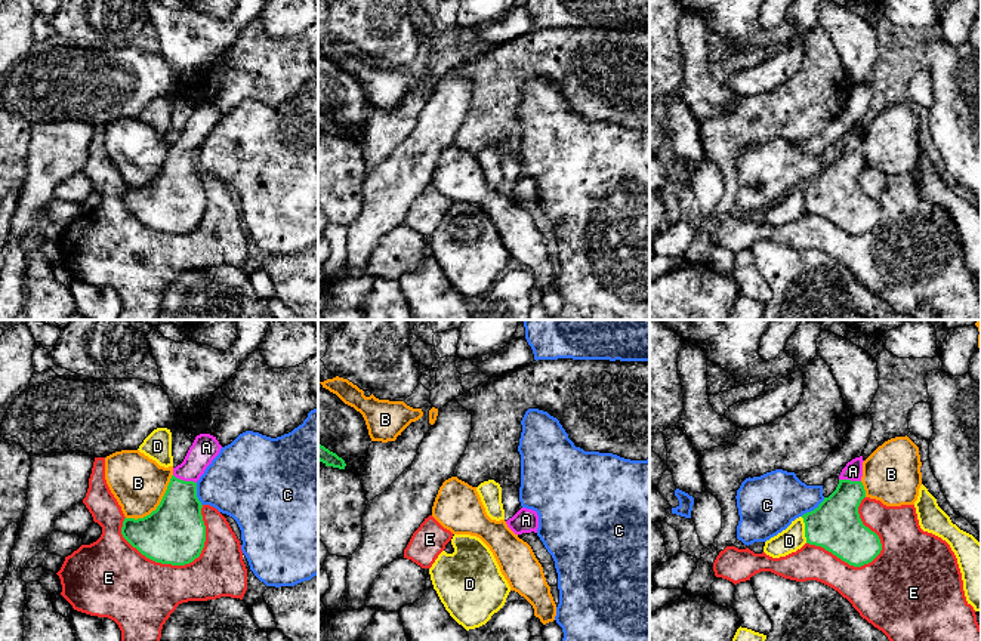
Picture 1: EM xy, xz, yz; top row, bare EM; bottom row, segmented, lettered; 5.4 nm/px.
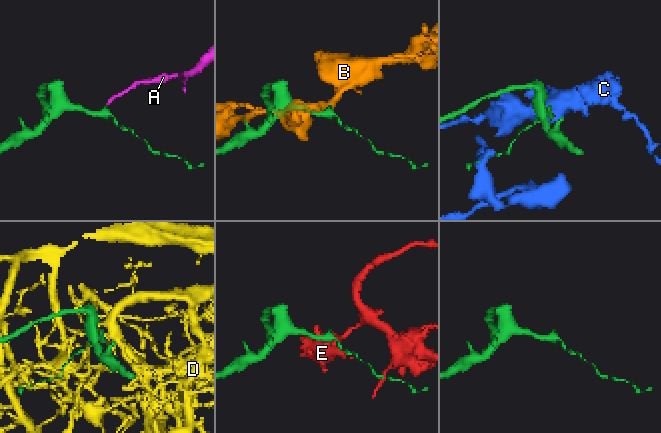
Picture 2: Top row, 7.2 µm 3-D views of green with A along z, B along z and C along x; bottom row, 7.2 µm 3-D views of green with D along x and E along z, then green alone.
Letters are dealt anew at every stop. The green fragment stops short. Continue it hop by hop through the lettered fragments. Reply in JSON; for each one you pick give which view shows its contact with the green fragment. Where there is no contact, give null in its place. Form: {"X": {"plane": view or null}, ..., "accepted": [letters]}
{"A": {"plane": "xy"}, "accepted": ["A"]}

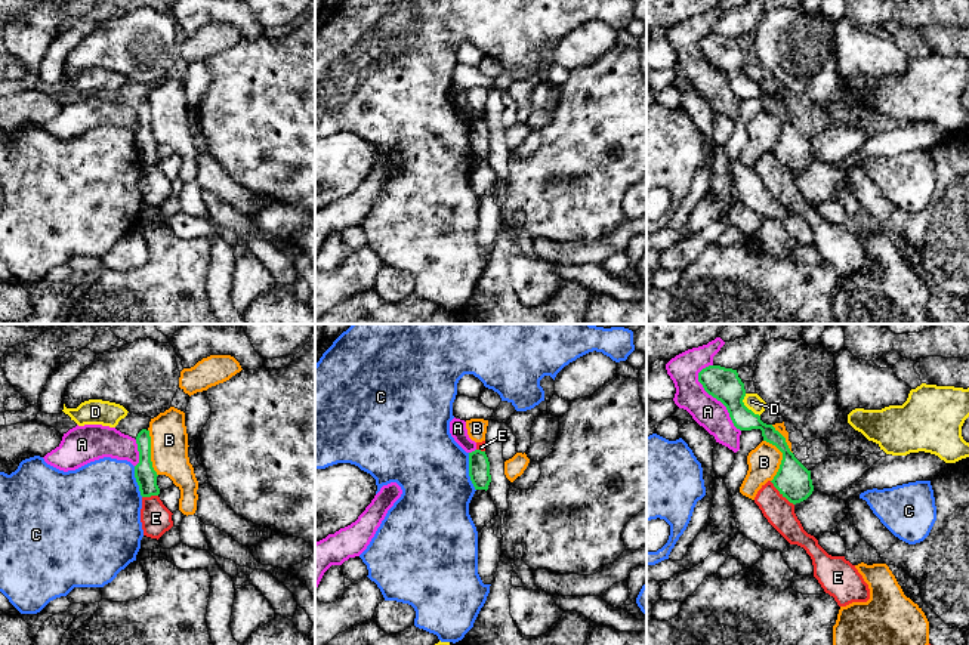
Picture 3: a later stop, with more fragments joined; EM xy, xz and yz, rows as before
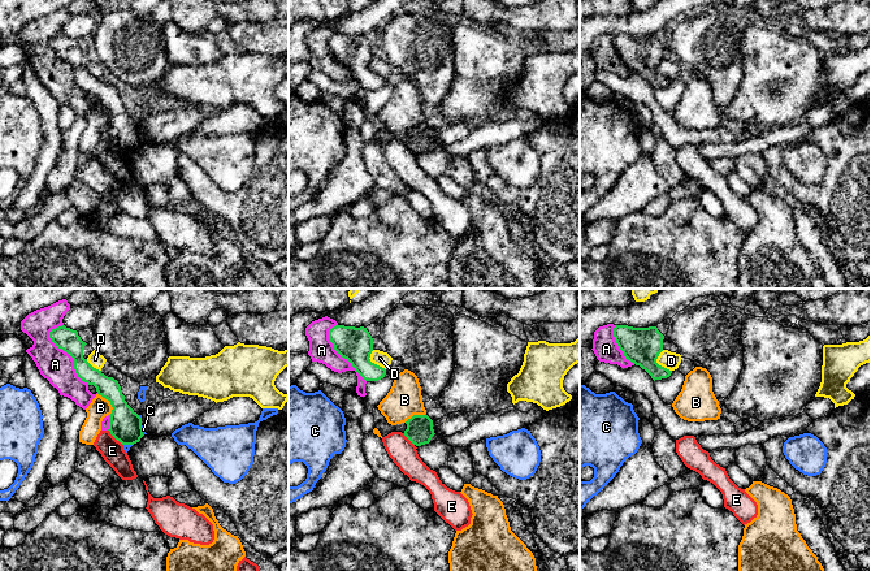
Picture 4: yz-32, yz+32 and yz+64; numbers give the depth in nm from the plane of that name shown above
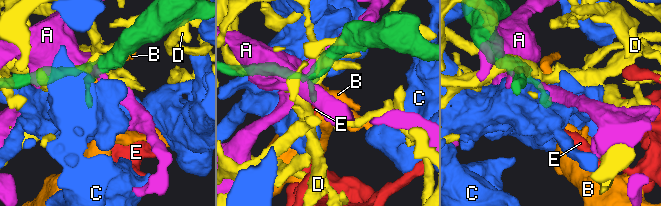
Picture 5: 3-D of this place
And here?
{"accepted": []}

